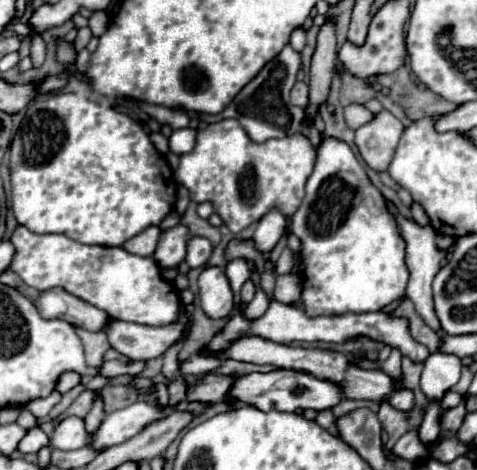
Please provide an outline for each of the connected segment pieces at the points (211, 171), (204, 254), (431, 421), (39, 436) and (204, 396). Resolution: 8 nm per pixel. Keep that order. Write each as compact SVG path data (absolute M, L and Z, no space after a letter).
M223 119L197 133L197 145L191 153L181 155L175 179L189 189L195 203L211 201L225 225L233 233L239 233L273 207L285 217L291 217L305 197L305 181L313 171L316 158L311 141L301 133L253 143L239 121Z
M195 235L189 237L189 249L187 249L187 257L185 257L187 265L201 267L209 259L211 249L213 249L213 245L205 237L195 237Z
M431 401L429 407L427 407L427 411L425 411L425 419L423 419L423 423L421 423L419 431L417 431L419 439L421 439L421 443L425 447L431 447L435 443L437 435L439 435L439 429L441 429L439 427L439 413L441 413L439 403Z
M33 427L33 429L29 429L27 433L25 433L25 437L19 441L19 445L17 445L17 451L19 453L37 453L43 445L47 445L49 443L49 439L47 439L47 435L39 429L39 427Z
M209 375L201 381L195 383L195 389L187 395L189 399L199 399L199 401L211 401L211 403L221 403L227 397L223 397L233 383L233 377L223 377L223 375Z

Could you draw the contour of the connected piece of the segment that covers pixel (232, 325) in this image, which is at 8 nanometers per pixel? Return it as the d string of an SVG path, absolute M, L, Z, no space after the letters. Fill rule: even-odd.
M279 303L279 321L249 321L245 319L243 313L235 313L229 317L225 327L201 347L199 355L203 357L213 357L217 349L225 349L233 337L265 337L267 341L289 345L291 341L331 341L331 343L341 343L347 339L353 339L357 335L367 335L375 341L383 341L391 347L401 349L405 357L409 357L413 363L423 363L429 357L429 349L417 341L411 339L407 331L407 321L405 319L395 319L389 317L387 313L343 313L343 315L321 315L321 317L309 317L303 309L297 309L295 305ZM205 349L213 349L213 353L205 353Z

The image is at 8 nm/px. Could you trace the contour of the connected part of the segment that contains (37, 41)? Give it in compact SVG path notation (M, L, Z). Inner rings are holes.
M29 33L29 37L31 37L31 59L33 59L33 67L39 67L45 61L47 45L45 45L41 33Z

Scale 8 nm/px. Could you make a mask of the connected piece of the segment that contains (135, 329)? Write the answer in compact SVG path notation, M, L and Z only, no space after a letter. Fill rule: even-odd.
M181 315L177 323L171 323L167 327L149 327L149 325L109 319L105 333L113 349L129 357L131 361L139 361L163 355L171 343L181 339L183 329L185 329L185 315Z

